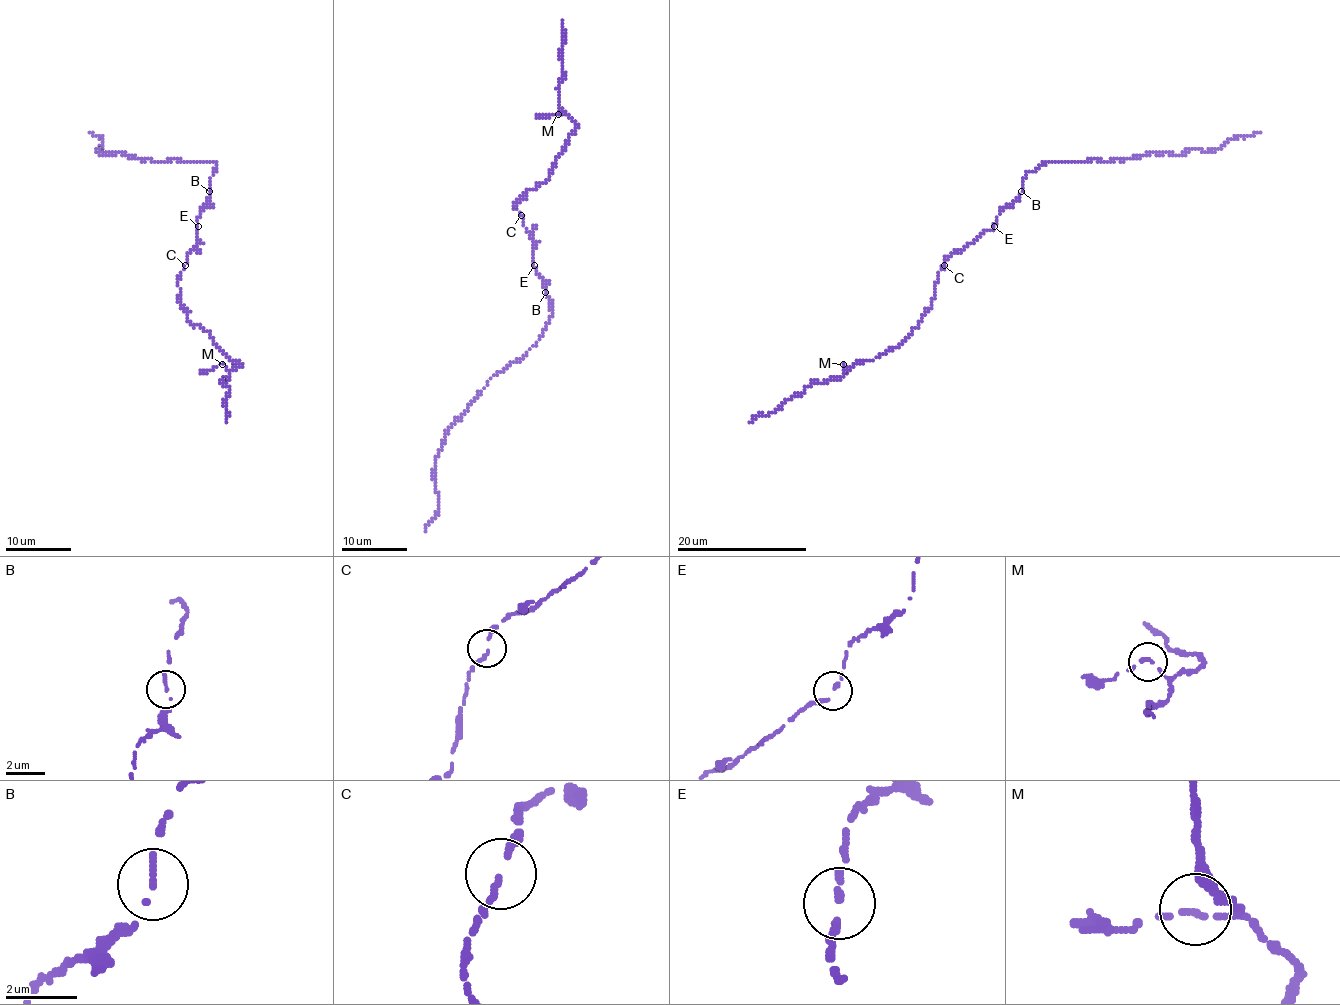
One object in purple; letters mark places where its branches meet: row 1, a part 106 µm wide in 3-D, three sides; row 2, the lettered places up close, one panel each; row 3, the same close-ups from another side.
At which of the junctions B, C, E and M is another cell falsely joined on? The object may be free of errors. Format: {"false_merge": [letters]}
{"false_merge": []}

